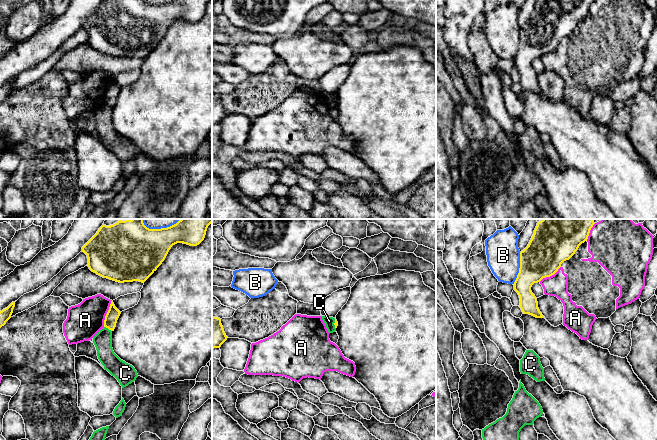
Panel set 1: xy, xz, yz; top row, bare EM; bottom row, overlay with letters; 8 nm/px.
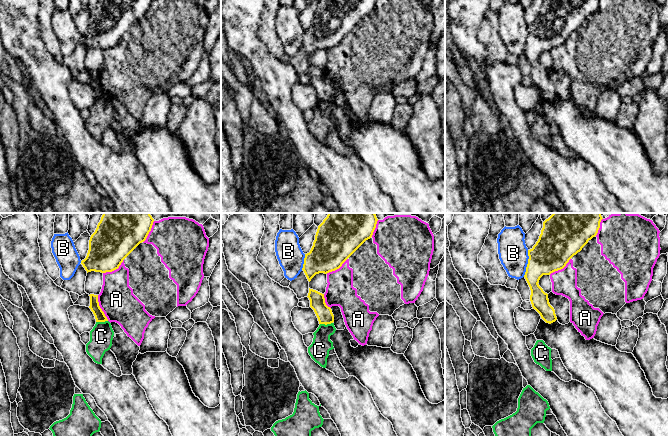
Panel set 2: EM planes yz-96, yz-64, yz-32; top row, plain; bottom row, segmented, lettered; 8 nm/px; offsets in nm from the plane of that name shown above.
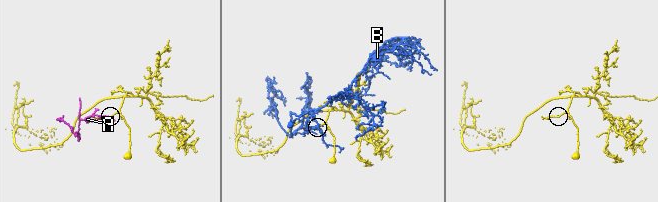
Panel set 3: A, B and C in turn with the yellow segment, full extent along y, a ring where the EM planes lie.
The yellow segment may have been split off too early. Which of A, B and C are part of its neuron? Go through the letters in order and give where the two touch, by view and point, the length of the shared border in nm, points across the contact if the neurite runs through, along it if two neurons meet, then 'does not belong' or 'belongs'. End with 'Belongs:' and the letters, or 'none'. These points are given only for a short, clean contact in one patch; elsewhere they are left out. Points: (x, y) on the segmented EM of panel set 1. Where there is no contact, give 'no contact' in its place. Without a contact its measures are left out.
A: xy (107, 313) | 220 nm | does not belong
B: yz (519, 268) | 280 nm | does not belong
C: xy (108, 328) | 80 nm | along xy (104, 326), (111, 331) | does not belong
Belongs: none

